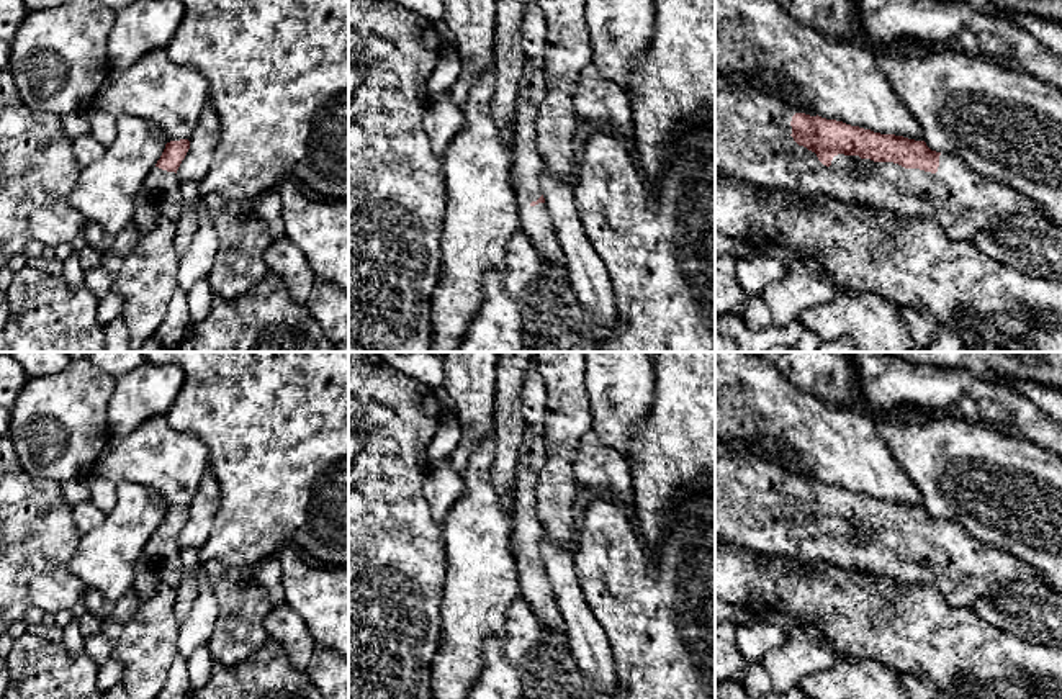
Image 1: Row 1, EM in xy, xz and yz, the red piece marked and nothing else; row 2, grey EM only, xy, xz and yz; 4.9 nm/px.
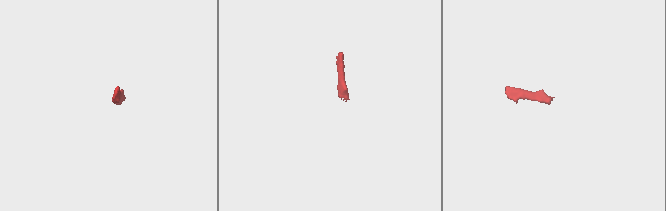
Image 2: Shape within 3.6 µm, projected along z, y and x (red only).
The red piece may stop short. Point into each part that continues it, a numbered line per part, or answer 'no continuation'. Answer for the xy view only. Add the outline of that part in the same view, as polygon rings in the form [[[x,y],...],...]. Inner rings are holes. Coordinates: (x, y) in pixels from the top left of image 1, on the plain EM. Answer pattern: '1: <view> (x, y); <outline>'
1: xy (159, 563); [[[154,534],[144,545],[134,568],[133,589],[141,602],[149,601],[164,584],[177,589],[185,583],[180,563],[180,545],[175,539]]]

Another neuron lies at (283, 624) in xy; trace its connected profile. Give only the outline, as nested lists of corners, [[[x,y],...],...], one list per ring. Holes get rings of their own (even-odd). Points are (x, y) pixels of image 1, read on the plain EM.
[[[285,602],[272,607],[263,622],[268,638],[277,640],[293,668],[304,671],[317,648],[306,622]]]

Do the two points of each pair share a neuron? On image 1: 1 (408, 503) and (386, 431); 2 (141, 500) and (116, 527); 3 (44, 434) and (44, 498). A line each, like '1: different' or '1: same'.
1: same
2: same
3: different

